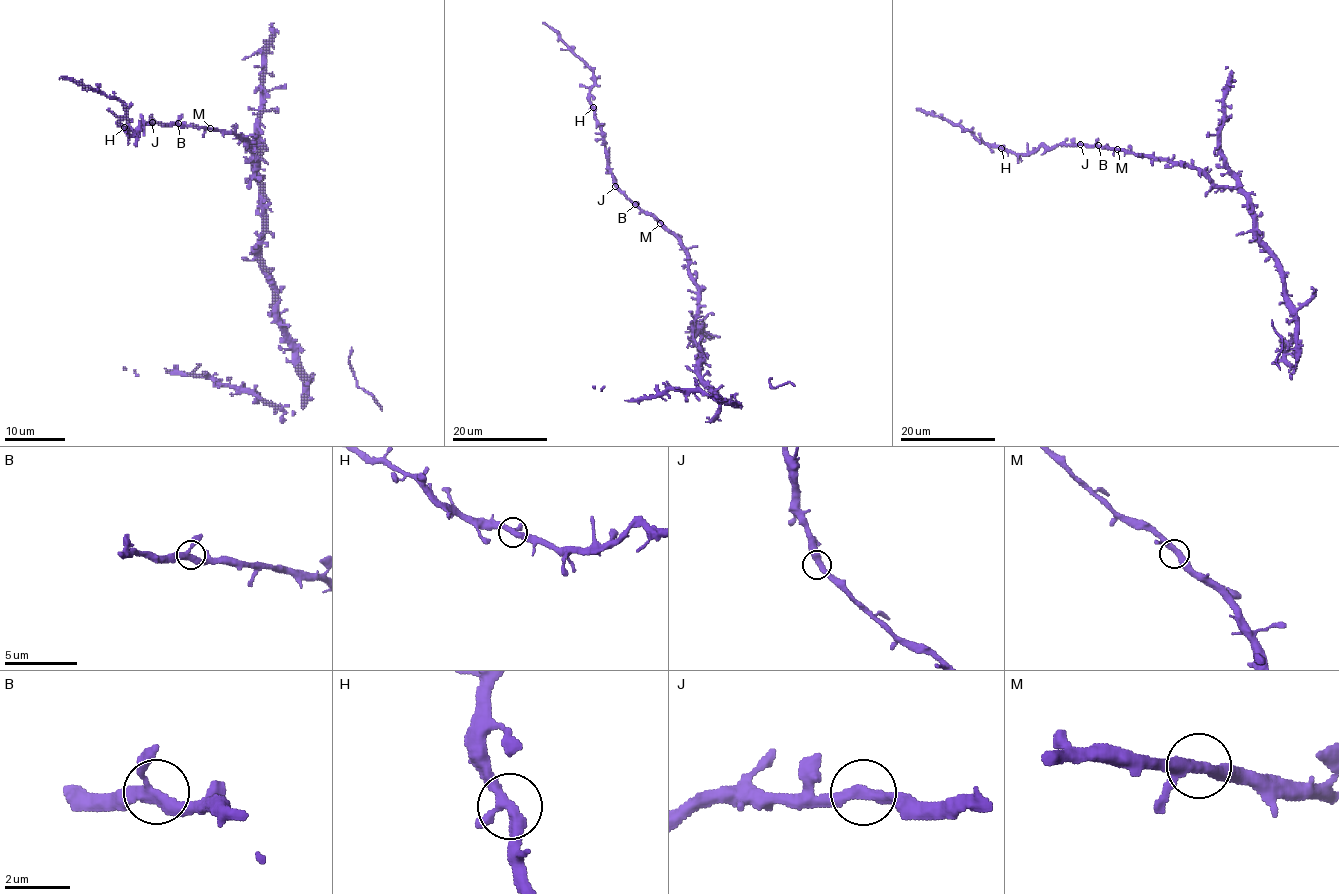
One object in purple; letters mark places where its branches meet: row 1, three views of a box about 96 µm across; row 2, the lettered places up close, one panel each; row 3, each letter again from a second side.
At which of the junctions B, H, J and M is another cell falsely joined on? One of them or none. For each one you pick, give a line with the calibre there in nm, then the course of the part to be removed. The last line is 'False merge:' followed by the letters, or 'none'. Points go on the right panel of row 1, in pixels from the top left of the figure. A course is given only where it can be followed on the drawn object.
False merge: none

